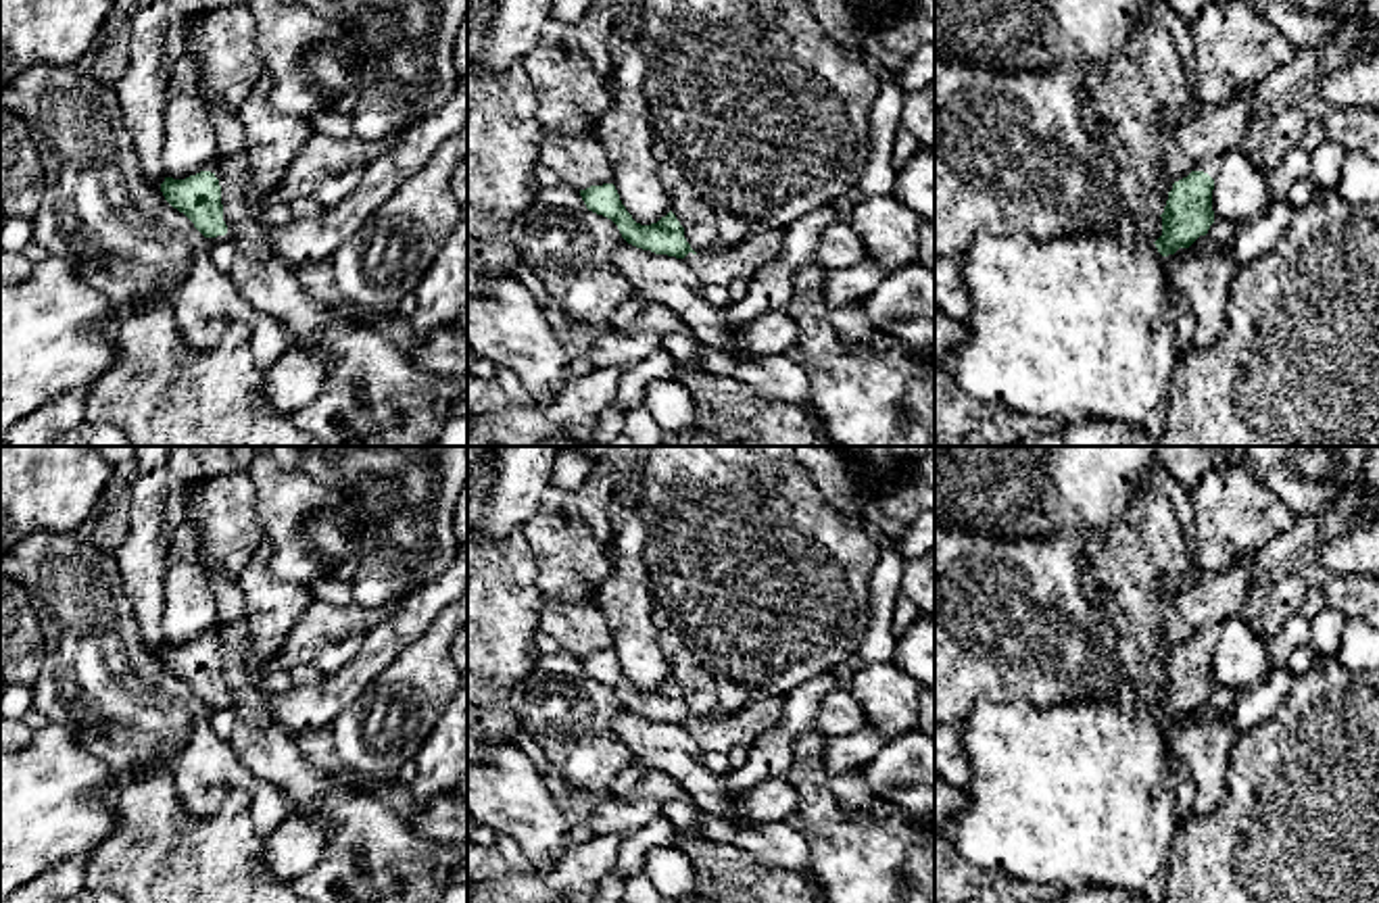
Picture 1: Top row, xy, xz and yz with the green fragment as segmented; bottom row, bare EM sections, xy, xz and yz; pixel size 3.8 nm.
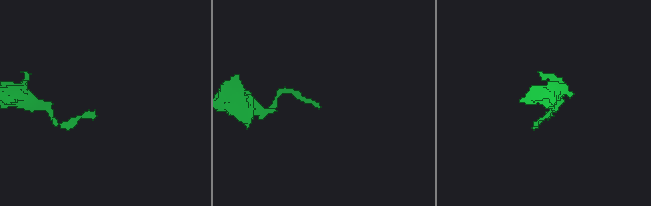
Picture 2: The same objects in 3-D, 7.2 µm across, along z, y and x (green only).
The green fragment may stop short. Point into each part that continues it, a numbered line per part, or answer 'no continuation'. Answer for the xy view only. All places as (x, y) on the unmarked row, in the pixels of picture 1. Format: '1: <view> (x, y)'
1: xy (230, 691)

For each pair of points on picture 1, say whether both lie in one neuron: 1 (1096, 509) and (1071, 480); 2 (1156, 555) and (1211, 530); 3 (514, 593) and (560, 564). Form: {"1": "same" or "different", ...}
{"1": "same", "2": "different", "3": "different"}

